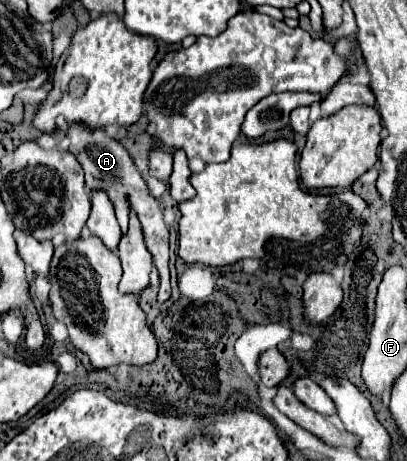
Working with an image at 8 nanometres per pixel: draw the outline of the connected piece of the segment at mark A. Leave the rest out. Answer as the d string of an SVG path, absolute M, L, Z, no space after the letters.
M69 126L67 130L69 138L71 138L71 146L69 150L73 152L73 156L79 160L79 164L85 170L85 186L87 192L91 196L91 190L107 190L107 196L111 198L111 204L115 206L115 216L117 222L121 224L123 234L127 234L127 226L129 226L129 212L135 210L139 222L141 222L141 230L143 230L143 240L147 242L147 250L153 256L153 264L159 272L159 302L165 302L167 298L171 298L171 286L169 286L169 228L165 224L165 206L163 202L159 202L155 196L149 194L149 186L143 180L143 176L139 174L137 166L133 164L133 158L129 154L129 150L119 144L117 140L109 138L105 134L105 130L87 130L85 126Z

